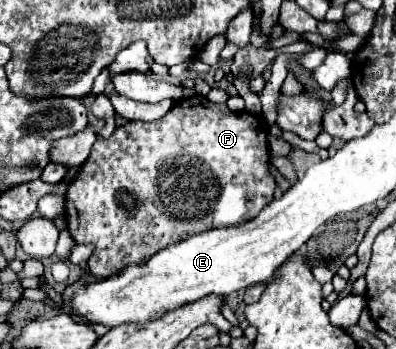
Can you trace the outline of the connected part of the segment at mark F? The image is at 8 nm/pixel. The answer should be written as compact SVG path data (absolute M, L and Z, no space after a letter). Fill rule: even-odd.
M197 94L197 96L175 102L171 106L171 110L159 120L127 122L127 124L115 128L115 132L109 140L97 138L87 162L83 164L81 176L69 184L69 190L65 196L65 210L67 210L65 218L67 218L67 230L71 232L75 244L95 244L97 246L93 256L87 260L89 272L97 278L107 278L131 262L141 262L141 260L151 258L151 254L157 254L159 250L163 250L169 244L181 242L189 236L201 234L205 230L235 226L235 224L243 224L243 222L255 218L255 214L259 214L263 210L263 206L267 206L267 202L273 200L273 192L275 192L275 178L269 170L269 124L265 122L265 118L261 114L249 114L249 112L235 114L227 108L227 104L213 104L205 96Z

